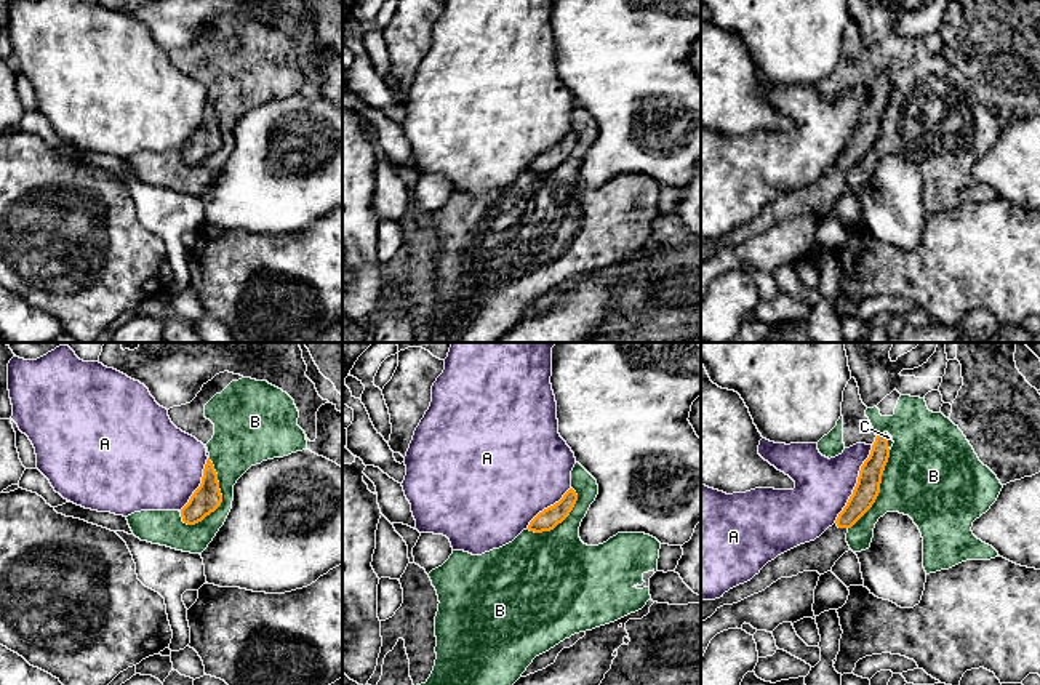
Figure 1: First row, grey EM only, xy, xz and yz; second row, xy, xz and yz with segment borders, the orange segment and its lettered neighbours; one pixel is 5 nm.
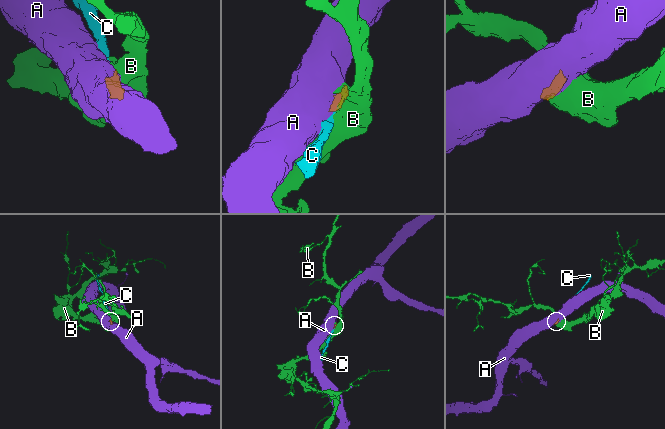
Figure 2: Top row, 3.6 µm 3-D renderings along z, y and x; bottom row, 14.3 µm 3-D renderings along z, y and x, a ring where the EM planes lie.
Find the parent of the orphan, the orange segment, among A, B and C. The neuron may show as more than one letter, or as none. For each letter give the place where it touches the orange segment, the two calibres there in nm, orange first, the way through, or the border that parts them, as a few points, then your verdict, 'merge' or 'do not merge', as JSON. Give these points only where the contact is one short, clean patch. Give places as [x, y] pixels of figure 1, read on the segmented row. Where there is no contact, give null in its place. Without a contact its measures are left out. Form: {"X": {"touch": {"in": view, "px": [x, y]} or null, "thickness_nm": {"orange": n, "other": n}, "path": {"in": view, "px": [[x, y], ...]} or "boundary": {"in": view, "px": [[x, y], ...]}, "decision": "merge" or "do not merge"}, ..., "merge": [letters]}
{"A": {"touch": {"in": "yz", "px": [856, 484]}, "thickness_nm": {"orange": 120, "other": 280}, "decision": "do not merge"}, "B": {"touch": {"in": "xy", "px": [221, 498]}, "thickness_nm": {"orange": 150, "other": 240}, "decision": "do not merge"}, "C": {"touch": {"in": "yz", "px": [887, 442]}, "thickness_nm": {"orange": 120, "other": 30}, "path": {"in": "yz", "px": [[868, 487], [871, 471], [887, 442], [888, 437]]}, "decision": "merge"}, "merge": ["C"]}

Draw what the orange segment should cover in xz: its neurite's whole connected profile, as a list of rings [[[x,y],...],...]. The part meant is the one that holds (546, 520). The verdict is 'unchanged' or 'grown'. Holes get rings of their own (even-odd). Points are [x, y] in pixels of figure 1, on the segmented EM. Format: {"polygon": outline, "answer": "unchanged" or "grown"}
{"polygon": [[[570,488],[558,503],[539,512],[530,522],[526,530],[534,533],[554,530],[558,523],[562,523],[570,515],[576,501],[578,501],[578,495],[573,488]]], "answer": "unchanged"}

